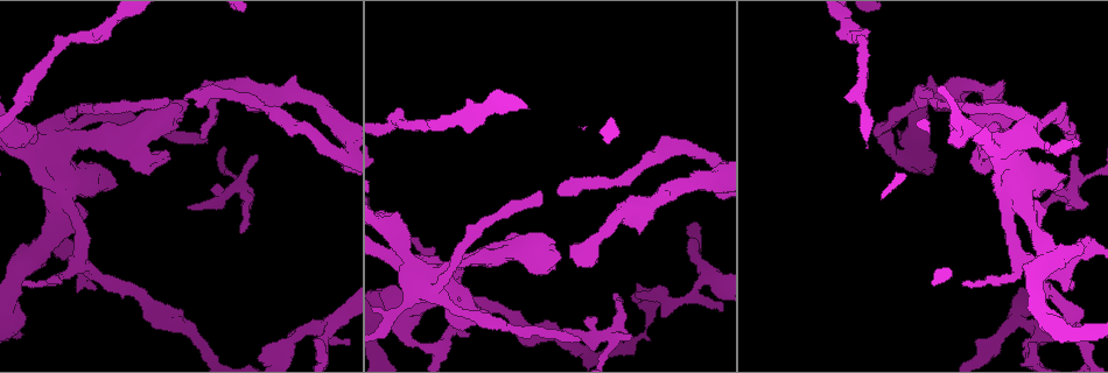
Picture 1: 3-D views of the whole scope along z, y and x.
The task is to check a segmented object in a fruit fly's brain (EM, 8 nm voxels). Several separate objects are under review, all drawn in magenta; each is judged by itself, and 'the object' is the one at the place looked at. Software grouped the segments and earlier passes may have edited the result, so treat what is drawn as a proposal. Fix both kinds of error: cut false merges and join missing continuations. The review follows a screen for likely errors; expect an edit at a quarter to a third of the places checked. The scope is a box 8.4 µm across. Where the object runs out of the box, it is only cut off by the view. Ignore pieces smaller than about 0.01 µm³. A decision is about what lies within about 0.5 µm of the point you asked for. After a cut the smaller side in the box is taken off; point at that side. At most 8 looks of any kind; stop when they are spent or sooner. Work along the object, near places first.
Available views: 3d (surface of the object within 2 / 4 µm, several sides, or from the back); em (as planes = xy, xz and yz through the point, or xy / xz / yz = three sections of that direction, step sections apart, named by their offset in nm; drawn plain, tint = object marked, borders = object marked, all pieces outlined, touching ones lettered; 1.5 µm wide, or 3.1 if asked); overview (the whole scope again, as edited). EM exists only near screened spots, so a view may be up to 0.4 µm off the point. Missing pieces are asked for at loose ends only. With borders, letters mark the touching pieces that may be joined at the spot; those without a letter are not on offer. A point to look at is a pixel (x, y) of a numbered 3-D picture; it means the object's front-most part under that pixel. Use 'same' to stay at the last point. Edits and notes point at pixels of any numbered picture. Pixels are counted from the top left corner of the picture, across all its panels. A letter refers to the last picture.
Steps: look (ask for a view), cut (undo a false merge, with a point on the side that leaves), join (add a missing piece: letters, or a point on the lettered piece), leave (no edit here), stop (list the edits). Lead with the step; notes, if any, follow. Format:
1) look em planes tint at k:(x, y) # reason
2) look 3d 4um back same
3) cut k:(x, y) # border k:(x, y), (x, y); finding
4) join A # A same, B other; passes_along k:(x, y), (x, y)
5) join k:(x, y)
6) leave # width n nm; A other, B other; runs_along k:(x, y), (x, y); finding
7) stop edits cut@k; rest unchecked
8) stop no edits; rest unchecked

look 3d 4um back at 1:(24, 281) # thin end

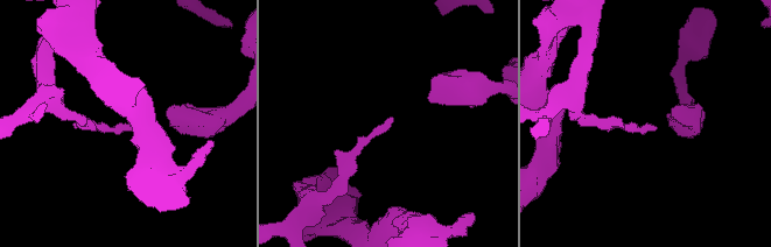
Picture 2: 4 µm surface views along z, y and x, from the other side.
look em planes plain at 2:(655, 127) # need the tissue

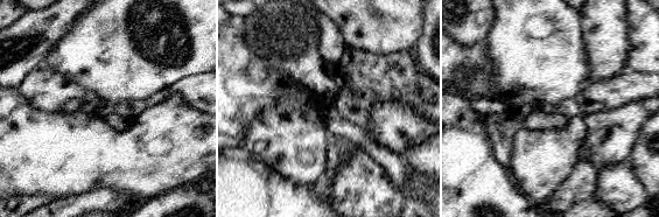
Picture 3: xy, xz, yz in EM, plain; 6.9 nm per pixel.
look em planes borders same

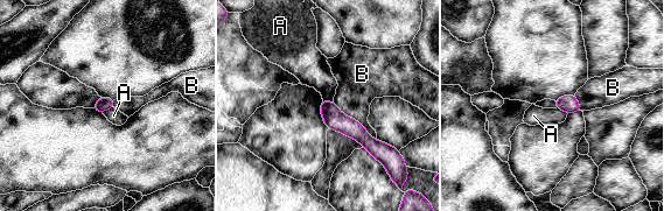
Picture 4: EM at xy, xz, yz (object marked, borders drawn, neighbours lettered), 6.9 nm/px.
leave # width 100 nm; A other, B other; border 4:(556, 107), (567, 113); no lettered piece goes on from it

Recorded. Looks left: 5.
look em planes tint at 1:(577, 339) # long arm stops here

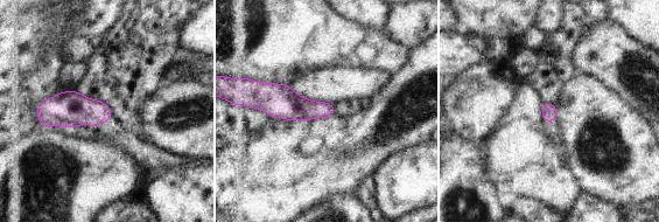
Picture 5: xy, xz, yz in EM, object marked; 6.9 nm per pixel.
look em planes borders same

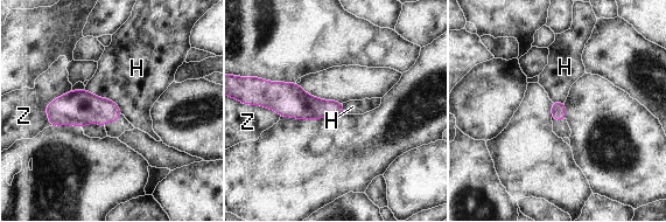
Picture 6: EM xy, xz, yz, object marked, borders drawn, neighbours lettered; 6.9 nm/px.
leave # H other, Z other; border 6:(85, 88), (111, 99), (121, 113); none of them fits

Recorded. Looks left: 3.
look 3d 4um at 1:(85, 274)

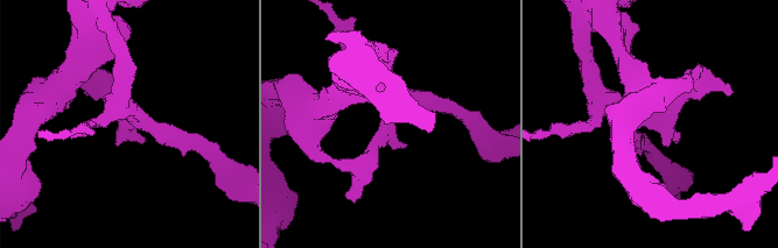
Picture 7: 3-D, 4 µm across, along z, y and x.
look em yz step 8 plain at 7:(651, 120) # now the EM

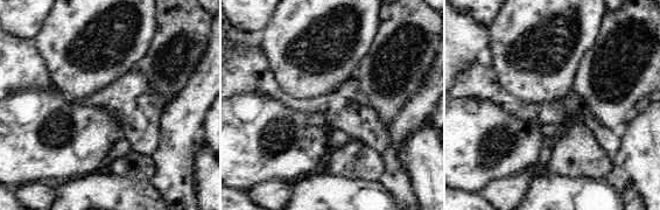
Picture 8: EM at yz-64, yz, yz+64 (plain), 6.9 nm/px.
look em yz step 8 borders same

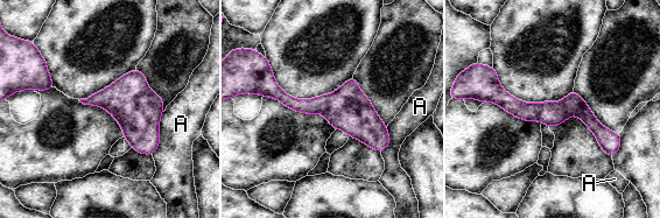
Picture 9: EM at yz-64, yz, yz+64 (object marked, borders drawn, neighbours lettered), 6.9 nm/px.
leave # longest_contact A 320 nm; A other; one neuron here

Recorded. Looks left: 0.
stop no edits; rest unchecked

